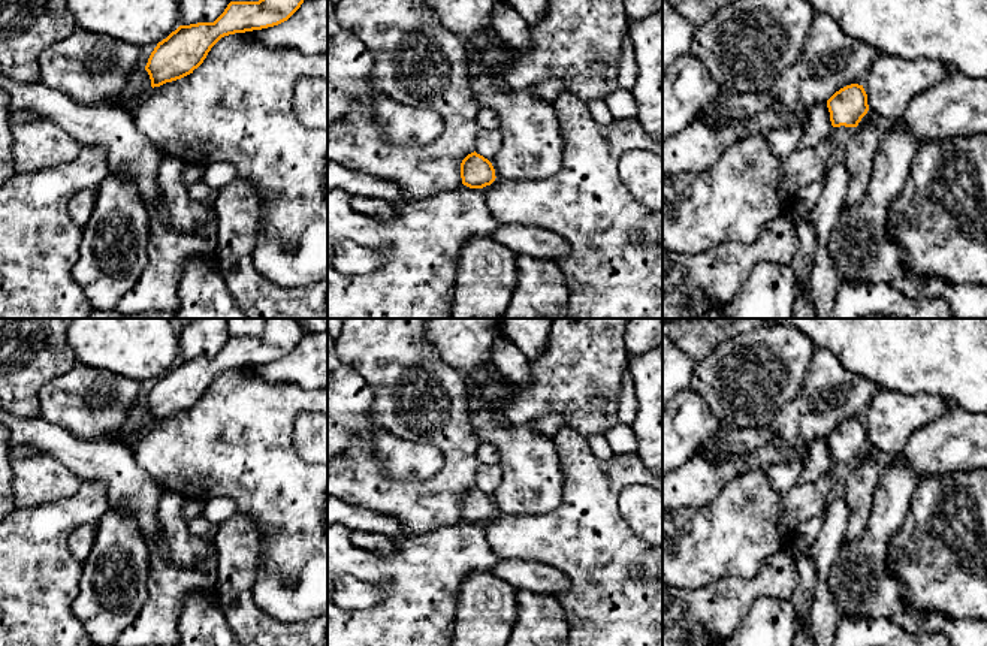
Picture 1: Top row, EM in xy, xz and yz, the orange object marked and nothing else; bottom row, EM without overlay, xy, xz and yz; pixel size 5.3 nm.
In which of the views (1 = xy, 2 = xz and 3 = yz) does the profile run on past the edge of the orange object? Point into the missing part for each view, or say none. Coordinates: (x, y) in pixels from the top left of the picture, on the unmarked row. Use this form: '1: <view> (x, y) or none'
1: none
2: none
3: yz (835, 465)

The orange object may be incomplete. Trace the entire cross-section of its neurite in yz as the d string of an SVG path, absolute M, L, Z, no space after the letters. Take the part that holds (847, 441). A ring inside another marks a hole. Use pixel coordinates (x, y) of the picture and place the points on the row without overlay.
M851 419L836 426L828 435L831 468L837 470L845 465L852 465L867 449L867 429L863 420Z

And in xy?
M268 319L259 336L230 336L214 357L179 360L151 387L145 405L151 422L181 414L197 404L224 371L278 360L304 338L295 319Z

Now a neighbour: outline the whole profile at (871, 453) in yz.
M867 446L867 449L861 453L861 456L858 458L860 461L867 461L867 462L881 462L885 465L890 465L894 458L890 456L885 452L881 452L879 449L873 447L873 446Z

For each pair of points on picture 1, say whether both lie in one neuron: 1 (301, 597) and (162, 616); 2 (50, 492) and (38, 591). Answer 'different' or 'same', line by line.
1: different
2: different

